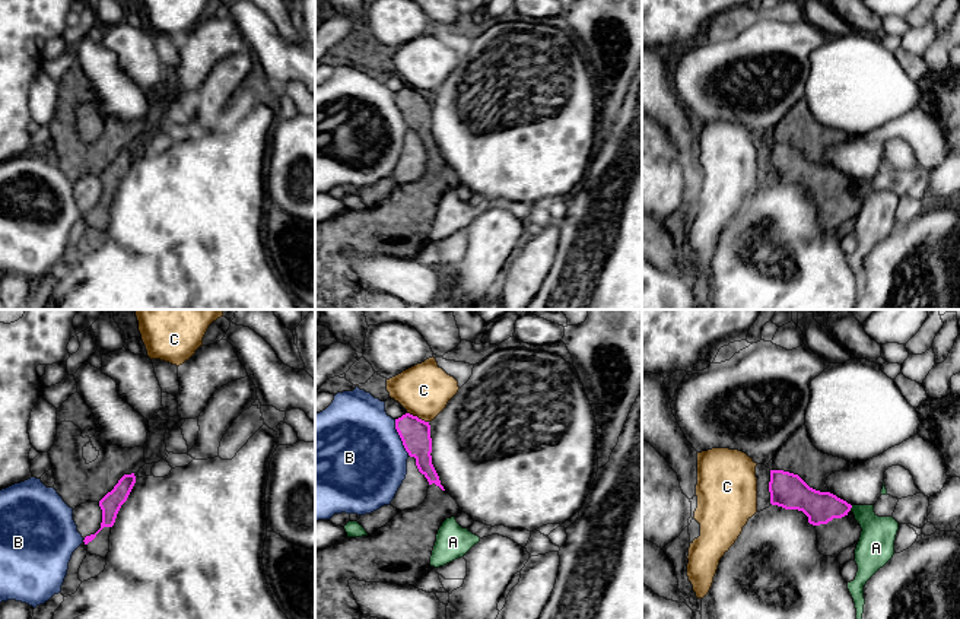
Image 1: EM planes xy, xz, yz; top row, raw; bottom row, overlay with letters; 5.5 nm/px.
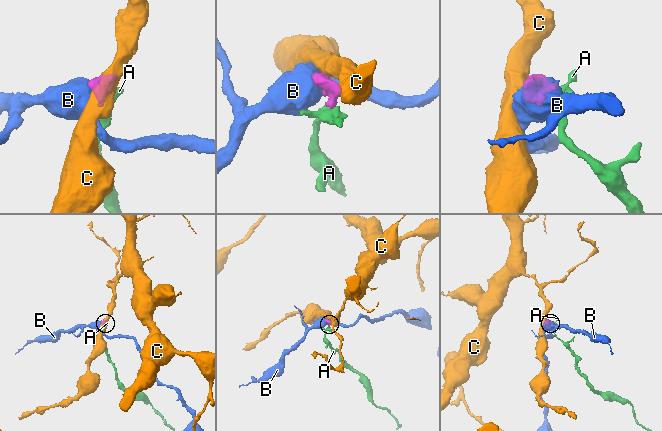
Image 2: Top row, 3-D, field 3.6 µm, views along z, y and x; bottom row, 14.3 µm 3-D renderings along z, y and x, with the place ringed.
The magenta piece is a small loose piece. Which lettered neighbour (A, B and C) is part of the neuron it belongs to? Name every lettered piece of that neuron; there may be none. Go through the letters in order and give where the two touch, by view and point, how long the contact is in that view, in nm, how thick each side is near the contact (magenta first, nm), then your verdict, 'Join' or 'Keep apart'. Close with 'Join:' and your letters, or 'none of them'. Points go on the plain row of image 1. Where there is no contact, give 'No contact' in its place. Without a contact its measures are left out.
A: Touches magenta at yz (851, 180). Shared border 40 nm. Thickness 180 nm (magenta) against 200 nm. Keep apart
B: Touches magenta at xz (400, 110). Shared border 220 nm. Thickness 160 nm (magenta) against 500 nm. Keep apart
C: Touches magenta at xz (416, 89). Shared border 130 nm. Thickness 160 nm (magenta) against 300 nm. Keep apart
Join: none of them

